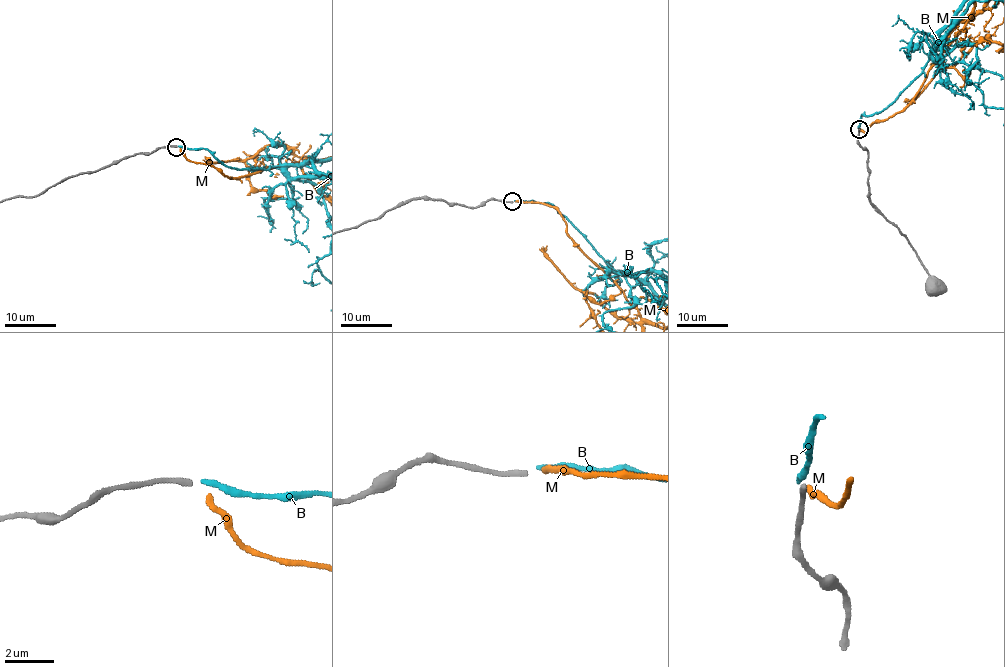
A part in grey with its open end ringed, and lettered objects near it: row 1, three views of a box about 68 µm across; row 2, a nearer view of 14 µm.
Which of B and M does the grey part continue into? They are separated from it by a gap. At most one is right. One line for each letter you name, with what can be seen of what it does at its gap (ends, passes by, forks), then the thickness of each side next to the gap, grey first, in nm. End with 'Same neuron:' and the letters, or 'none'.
M: it ends | 240/220 nm
Same neuron: M

